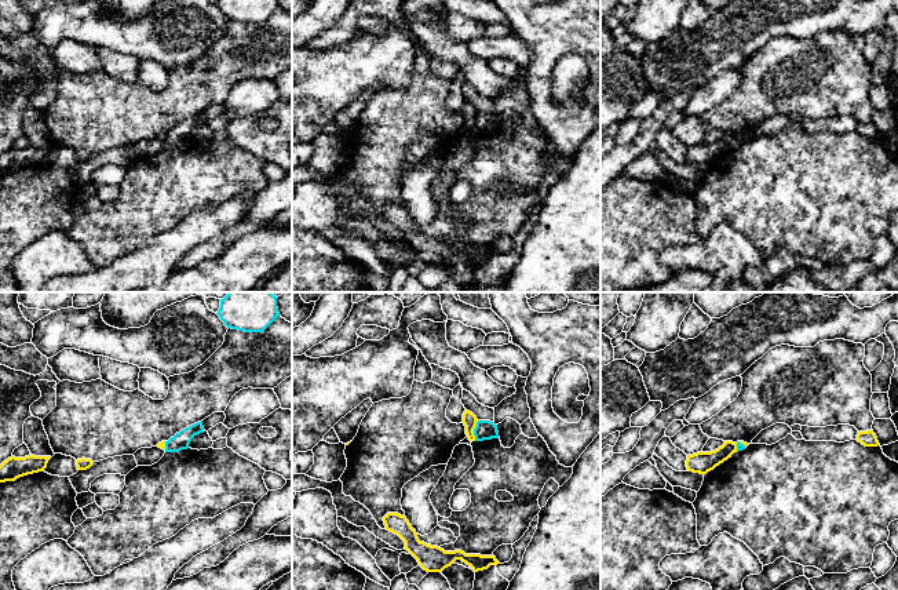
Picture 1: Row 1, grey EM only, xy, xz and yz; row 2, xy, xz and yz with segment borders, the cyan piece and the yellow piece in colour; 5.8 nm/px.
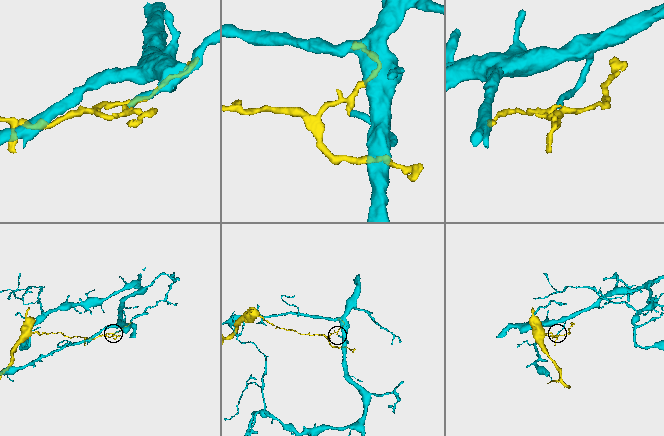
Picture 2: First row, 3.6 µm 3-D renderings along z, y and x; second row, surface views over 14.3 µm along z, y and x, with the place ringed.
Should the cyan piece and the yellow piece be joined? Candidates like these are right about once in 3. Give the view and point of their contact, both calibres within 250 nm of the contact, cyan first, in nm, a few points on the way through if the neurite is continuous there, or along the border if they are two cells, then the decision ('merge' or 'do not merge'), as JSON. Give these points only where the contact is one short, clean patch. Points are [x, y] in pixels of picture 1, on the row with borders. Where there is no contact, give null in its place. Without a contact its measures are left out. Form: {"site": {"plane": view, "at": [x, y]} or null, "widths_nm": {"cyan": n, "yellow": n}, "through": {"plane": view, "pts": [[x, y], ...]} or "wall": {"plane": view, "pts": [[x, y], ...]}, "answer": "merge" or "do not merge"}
{"site": {"plane": "xz", "at": [474, 430]}, "widths_nm": {"cyan": 110, "yellow": 80}, "wall": {"plane": "xz", "pts": [[478, 421], [474, 429], [474, 440]]}, "answer": "do not merge"}

